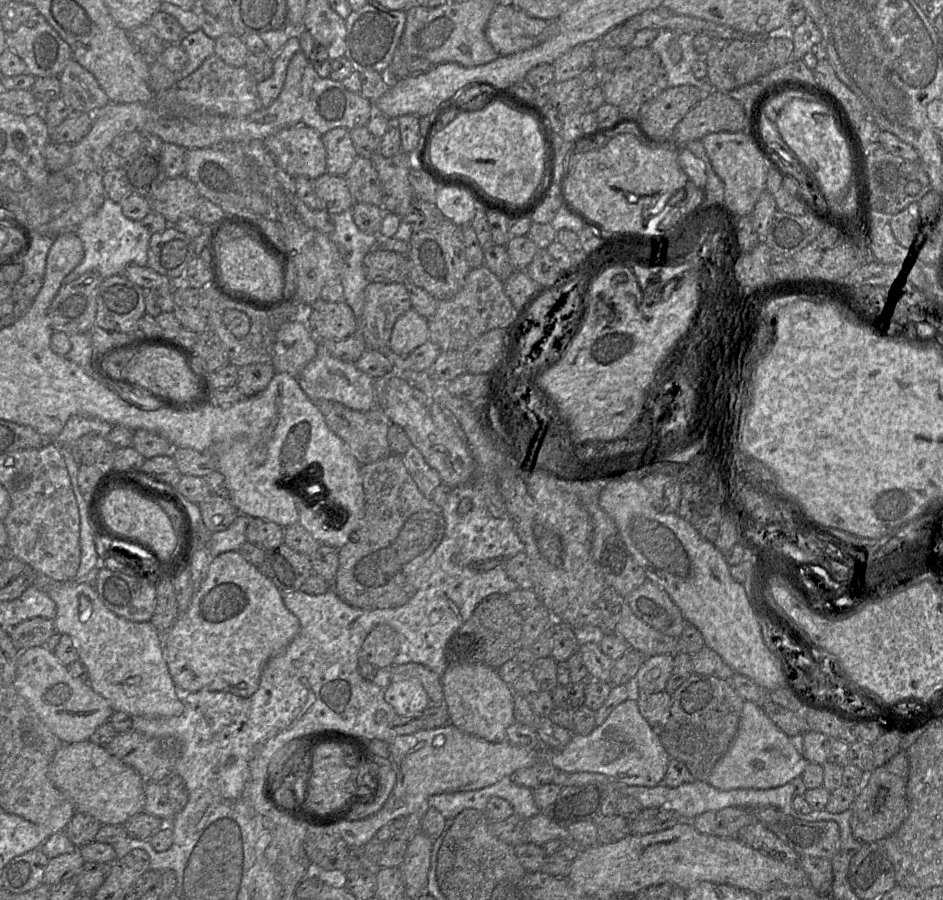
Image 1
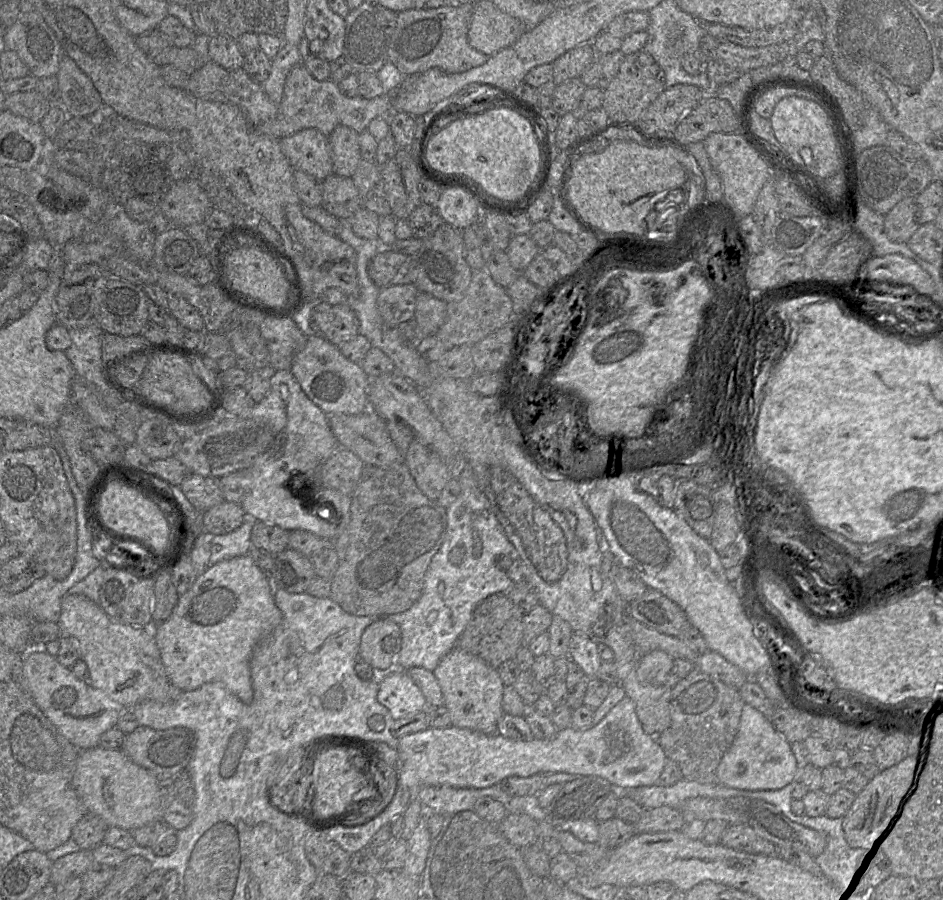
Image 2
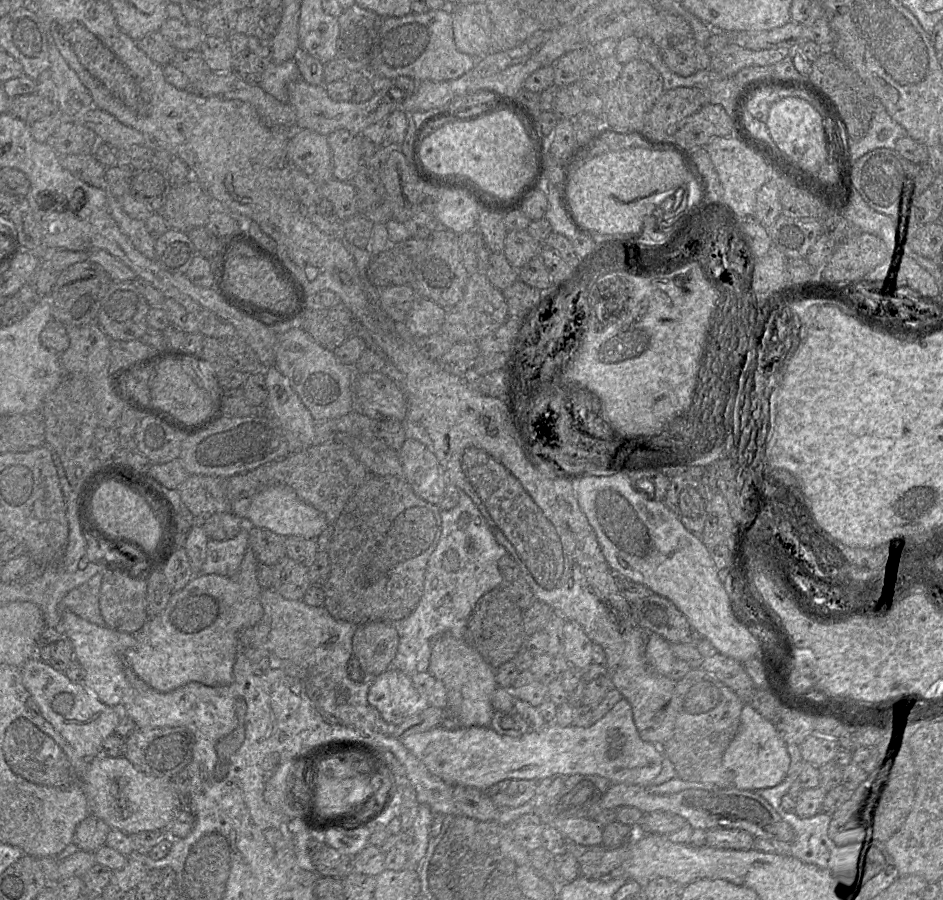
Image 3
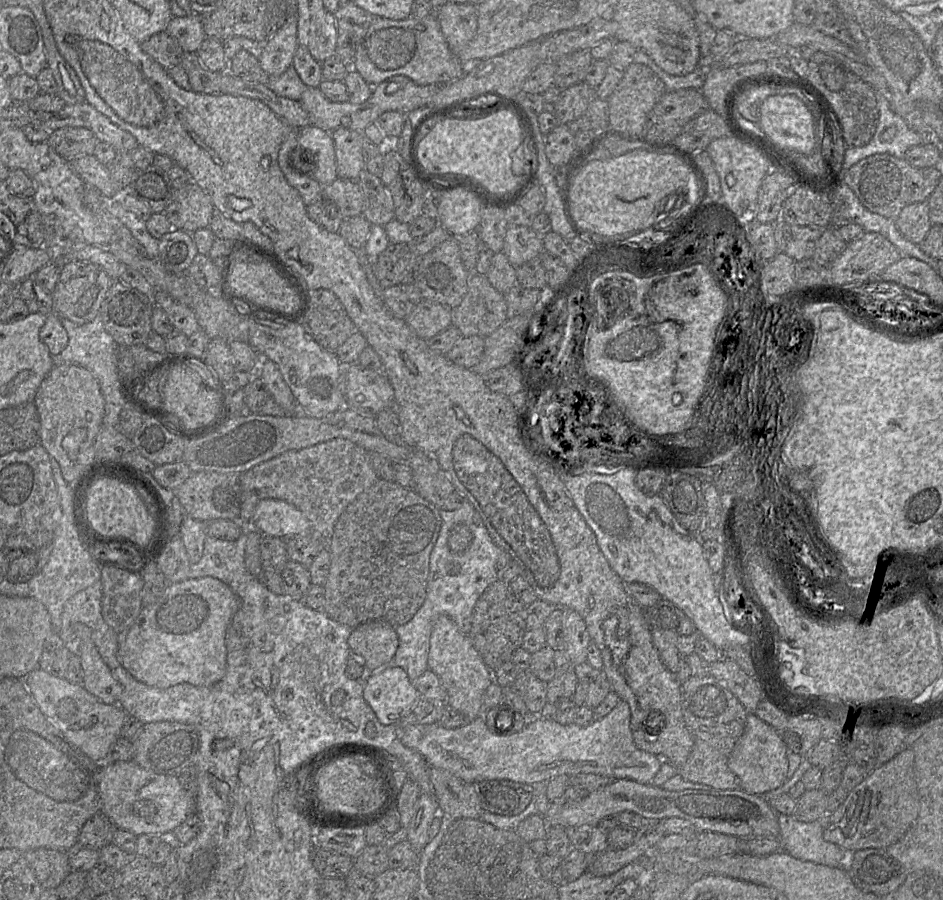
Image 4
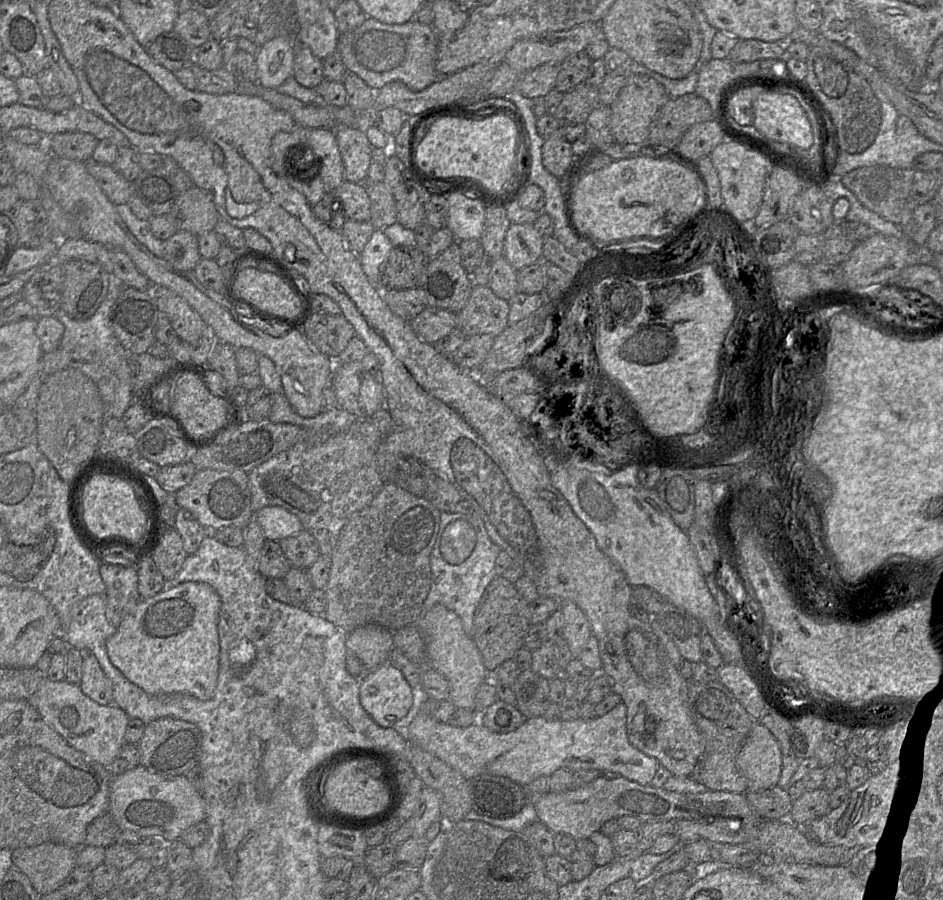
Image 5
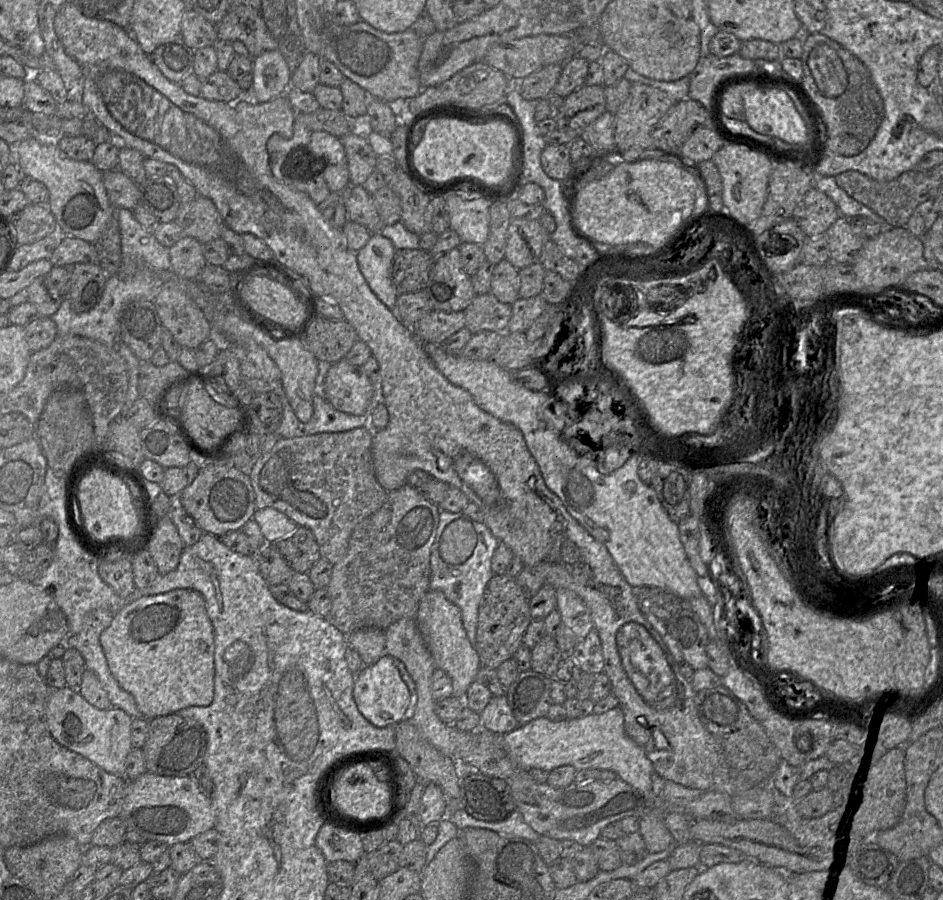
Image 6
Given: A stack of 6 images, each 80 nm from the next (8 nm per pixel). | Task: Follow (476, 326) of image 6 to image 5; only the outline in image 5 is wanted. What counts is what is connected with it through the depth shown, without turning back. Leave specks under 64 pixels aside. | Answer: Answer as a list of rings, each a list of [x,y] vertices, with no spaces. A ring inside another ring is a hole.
[[[474,284],[465,307],[457,314],[457,328],[466,337],[499,335],[508,326],[509,302],[499,298],[489,286]]]

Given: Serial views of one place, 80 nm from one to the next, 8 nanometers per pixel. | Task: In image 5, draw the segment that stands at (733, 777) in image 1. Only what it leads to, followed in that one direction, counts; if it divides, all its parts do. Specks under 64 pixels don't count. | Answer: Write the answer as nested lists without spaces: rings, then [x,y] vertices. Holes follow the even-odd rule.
[[[755,721],[736,757],[739,771],[748,780],[748,791],[760,791],[778,784],[783,754],[771,731]]]

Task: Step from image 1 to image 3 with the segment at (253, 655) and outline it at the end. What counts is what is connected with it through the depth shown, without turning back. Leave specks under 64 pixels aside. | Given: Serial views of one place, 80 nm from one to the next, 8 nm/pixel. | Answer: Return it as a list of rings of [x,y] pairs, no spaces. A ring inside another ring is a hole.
[[[250,547],[245,552],[242,563],[233,576],[218,574],[196,574],[181,590],[174,591],[165,609],[154,617],[149,617],[143,627],[135,633],[135,645],[124,653],[125,667],[129,667],[152,689],[167,693],[190,682],[206,686],[224,686],[233,681],[240,633],[263,617],[261,591],[257,580],[258,561]]]

